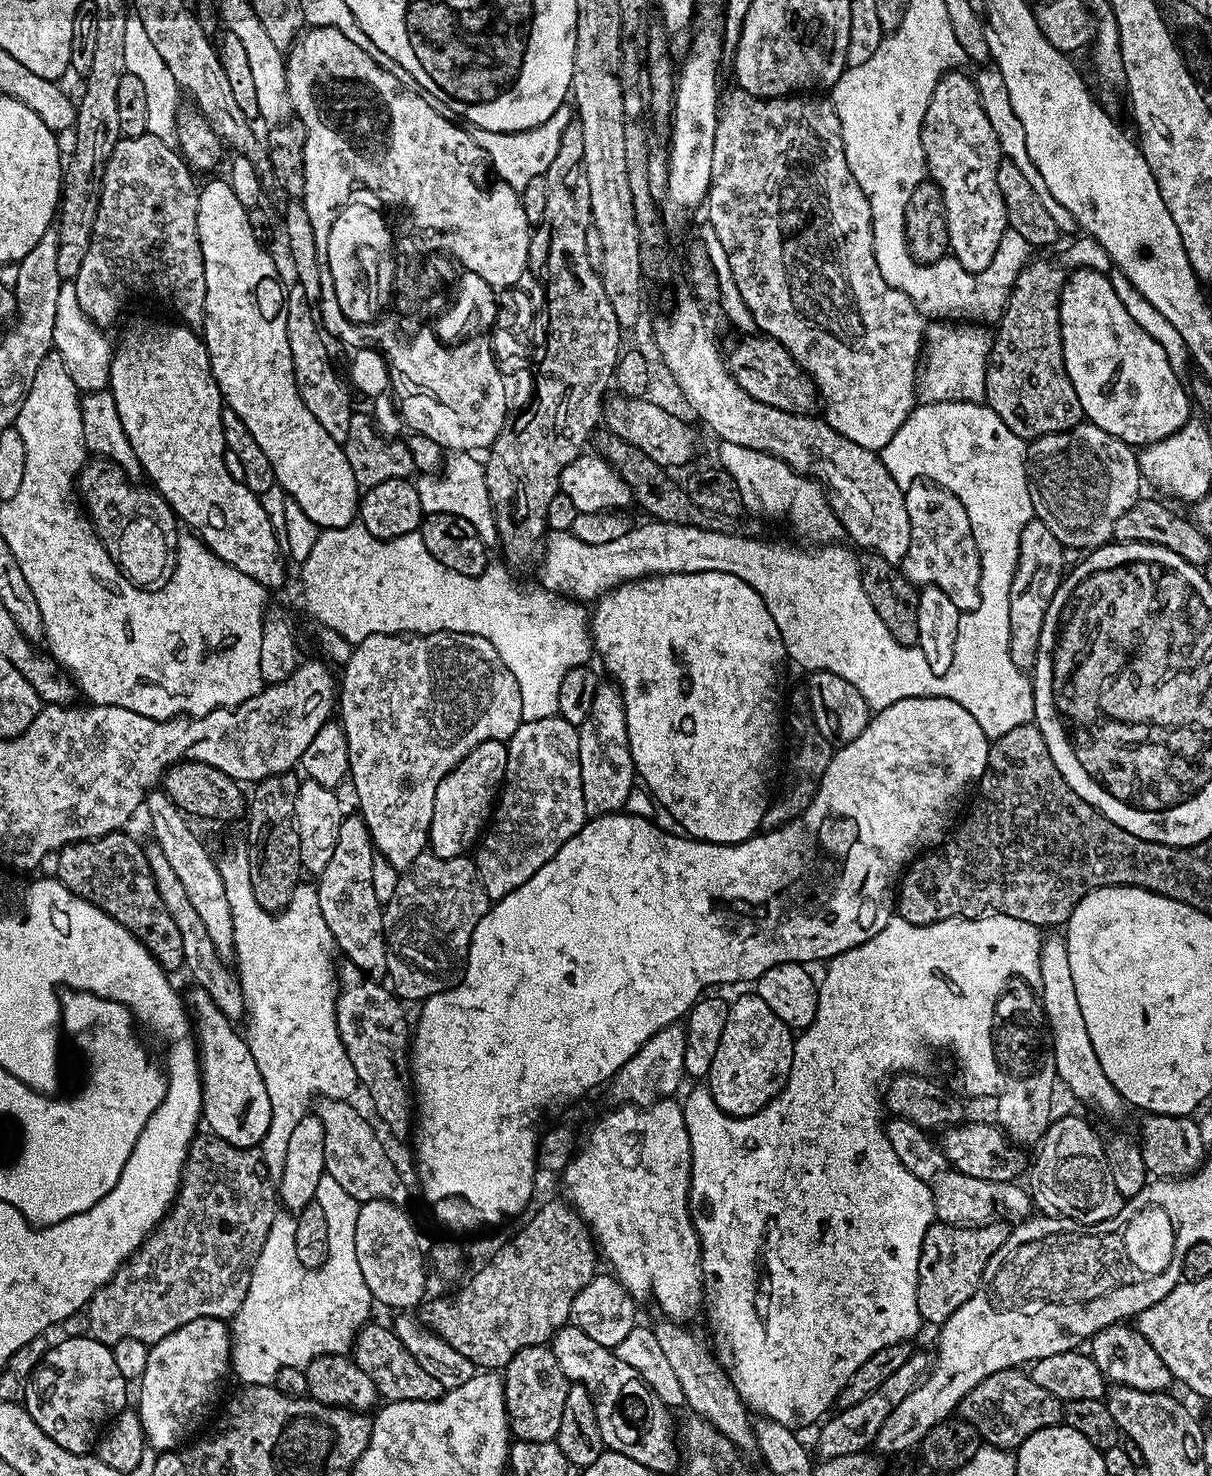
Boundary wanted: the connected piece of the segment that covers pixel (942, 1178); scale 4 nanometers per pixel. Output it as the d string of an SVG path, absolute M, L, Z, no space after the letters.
M955 1170L939 1172L930 1184L936 1220L942 1224L956 1224L960 1228L981 1228L983 1224L993 1223L997 1218L1008 1222L1023 1221L1033 1215L1034 1205L1029 1189L1020 1186L1016 1182L986 1182L982 1178L970 1178L970 1174Z

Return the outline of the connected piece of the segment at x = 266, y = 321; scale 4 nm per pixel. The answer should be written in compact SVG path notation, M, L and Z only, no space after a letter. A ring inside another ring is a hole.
M227 179L212 180L208 185L199 189L200 197L198 198L198 238L202 246L202 258L204 259L204 269L206 270L206 314L204 315L204 326L202 329L202 339L208 357L210 358L210 366L214 378L218 382L218 390L227 407L234 410L234 414L238 414L238 418L242 418L242 422L246 422L246 430L250 430L250 434L254 434L254 439L258 442L258 446L262 446L262 450L266 453L266 458L270 458L270 462L274 466L274 474L276 475L276 483L282 489L285 488L287 499L298 502L298 506L302 506L302 510L306 510L306 518L310 518L322 530L325 528L341 528L347 524L353 523L358 516L358 485L354 478L354 470L350 470L350 462L346 462L346 454L344 453L344 445L334 442L334 438L330 438L330 434L326 434L326 430L322 430L322 425L318 423L318 418L314 418L314 414L310 414L310 410L306 410L306 402L302 402L302 398L298 394L298 386L294 378L294 366L292 365L292 355L290 354L290 342L286 338L286 284L280 281L280 272L276 269L276 264L272 261L272 256L268 253L269 249L265 245L258 242L258 238L254 238L254 230L250 230L250 218L248 217L248 209L242 206L242 202L238 202L238 198L234 194L234 190L228 184Z

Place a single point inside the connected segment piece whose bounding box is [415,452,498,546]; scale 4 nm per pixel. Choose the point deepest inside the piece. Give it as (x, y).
(460, 488)

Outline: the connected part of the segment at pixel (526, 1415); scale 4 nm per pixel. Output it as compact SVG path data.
M539 1344L518 1350L508 1367L503 1369L502 1375L511 1435L516 1440L526 1442L555 1440L558 1426L562 1426L562 1409L566 1406L570 1381L551 1347Z

